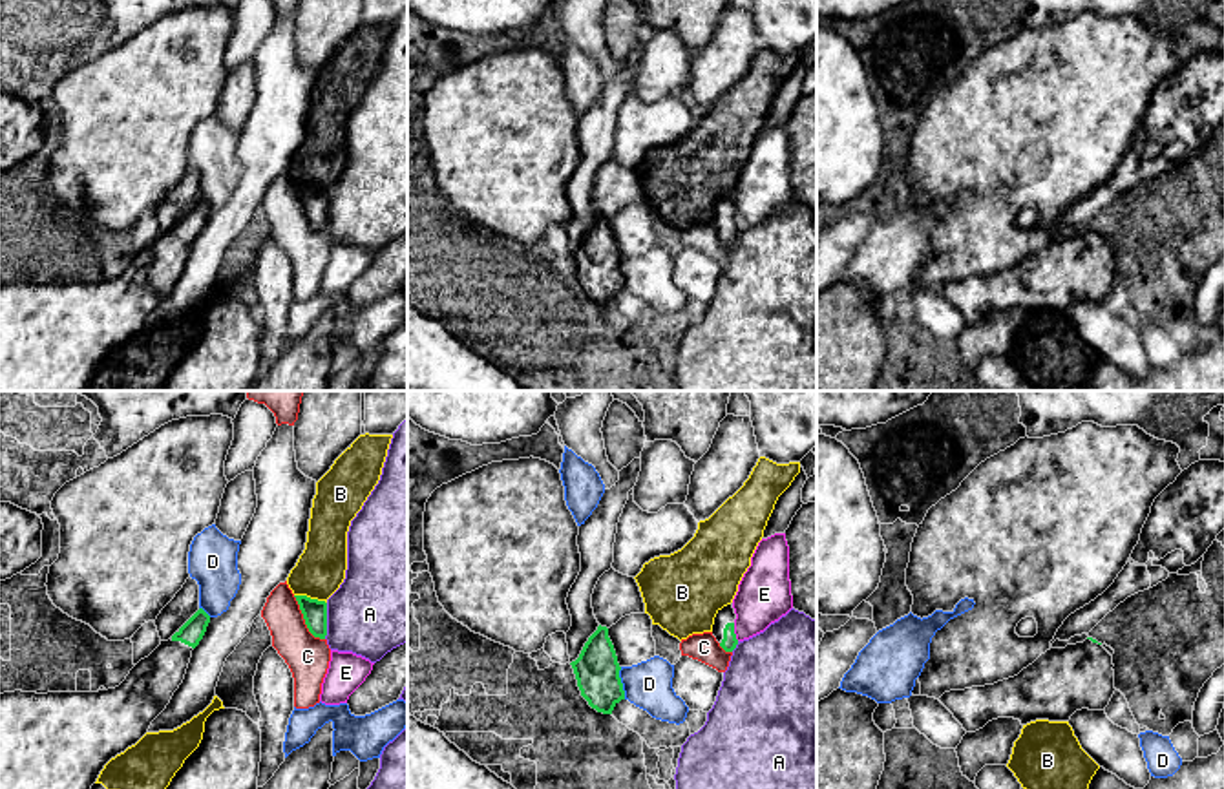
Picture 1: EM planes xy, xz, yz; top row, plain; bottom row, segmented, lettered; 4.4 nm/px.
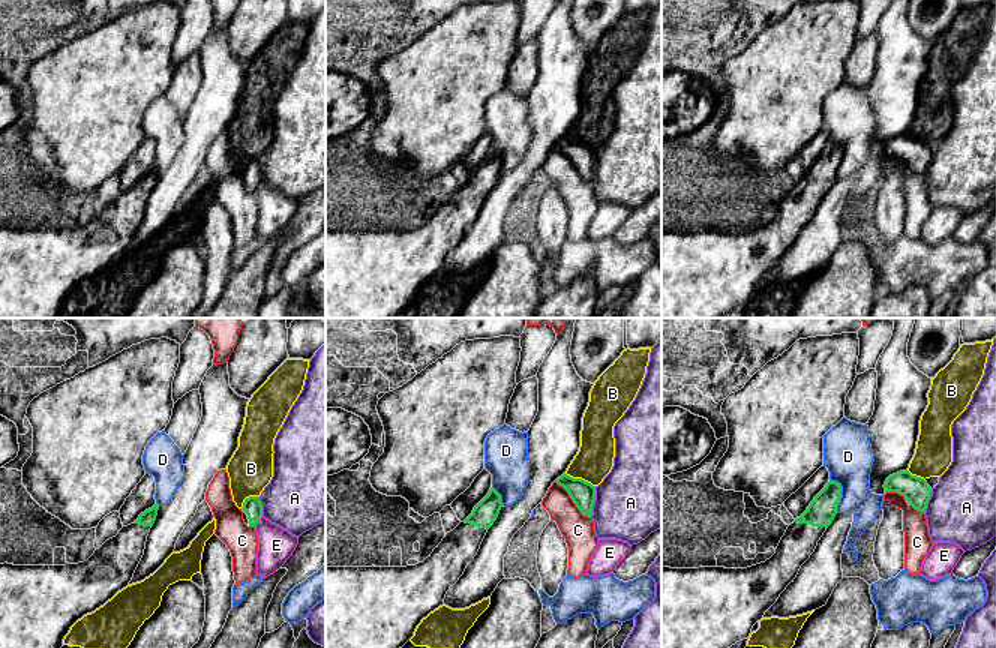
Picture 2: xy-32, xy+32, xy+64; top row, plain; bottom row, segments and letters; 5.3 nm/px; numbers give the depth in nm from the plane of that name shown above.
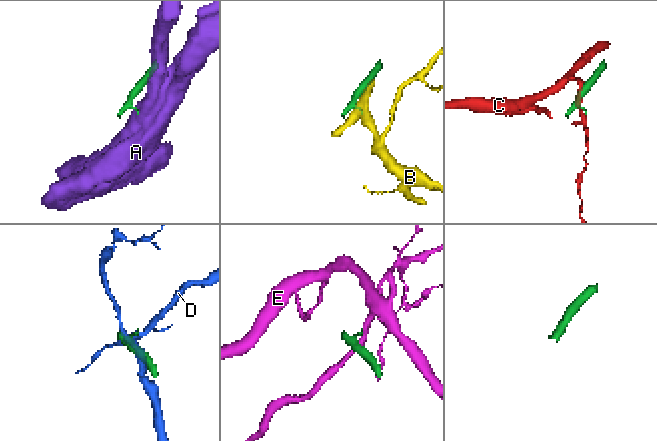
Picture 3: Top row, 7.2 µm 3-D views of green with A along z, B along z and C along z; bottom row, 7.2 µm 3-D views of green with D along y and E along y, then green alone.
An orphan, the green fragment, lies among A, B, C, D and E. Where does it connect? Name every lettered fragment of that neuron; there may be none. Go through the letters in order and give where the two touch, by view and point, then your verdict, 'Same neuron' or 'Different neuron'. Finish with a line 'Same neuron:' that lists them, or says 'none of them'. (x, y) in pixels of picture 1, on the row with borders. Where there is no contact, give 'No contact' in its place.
A: Touches green at xy (326, 621). Different neuron
B: Touches green at xy (309, 598). Different neuron
C: Touches green at xy (306, 621). Different neuron
D: Touches green at xz (622, 683). Different neuron
E: Touches green at xz (733, 632). Different neuron
Same neuron: none of them

